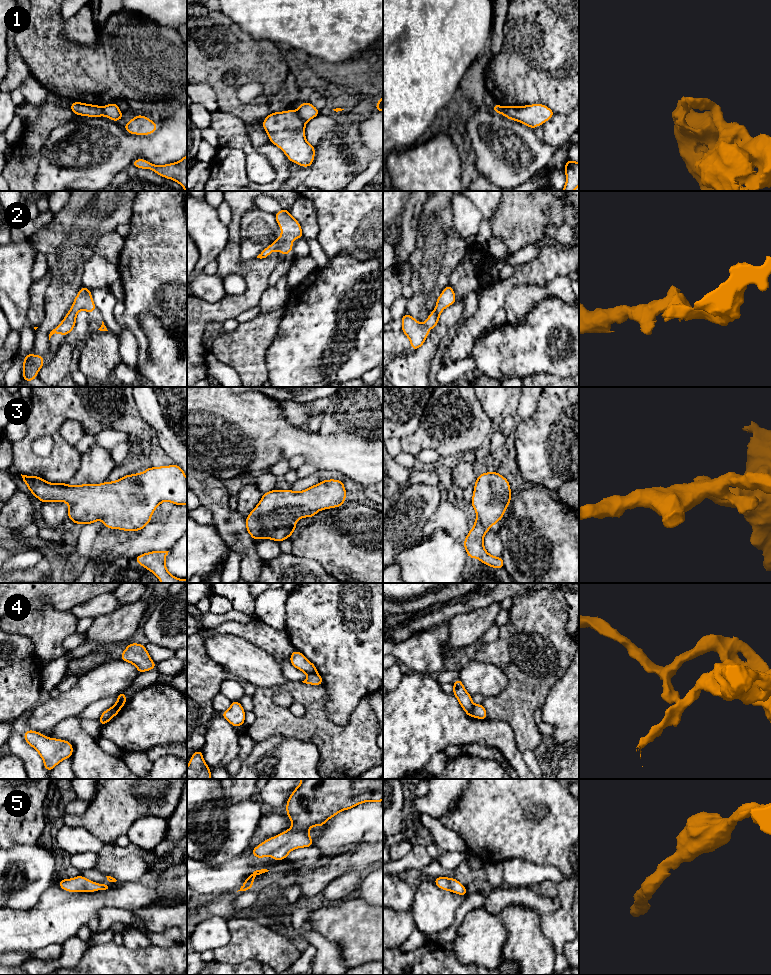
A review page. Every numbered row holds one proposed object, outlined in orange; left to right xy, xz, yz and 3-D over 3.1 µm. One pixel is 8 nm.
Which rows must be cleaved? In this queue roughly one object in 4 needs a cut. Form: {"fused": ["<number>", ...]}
{"fused": ["1", "4"]}

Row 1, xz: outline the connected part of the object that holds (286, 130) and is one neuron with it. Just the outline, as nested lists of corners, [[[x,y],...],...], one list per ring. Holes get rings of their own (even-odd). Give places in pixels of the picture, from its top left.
[[[295,110],[270,113],[262,122],[269,141],[279,147],[287,158],[302,167],[314,161],[315,147],[305,139],[306,122]]]

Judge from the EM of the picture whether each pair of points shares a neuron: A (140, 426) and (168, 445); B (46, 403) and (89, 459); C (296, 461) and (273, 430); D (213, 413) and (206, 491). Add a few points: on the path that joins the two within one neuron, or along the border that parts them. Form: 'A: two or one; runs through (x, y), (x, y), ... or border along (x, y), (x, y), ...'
A: two; border along (141, 416), (151, 426), (155, 437)
B: two; border along (82, 454), (80, 468), (73, 476)
C: two; border along (288, 460), (294, 456), (302, 456), (309, 463)
D: two; border along (197, 470), (209, 473), (220, 481)

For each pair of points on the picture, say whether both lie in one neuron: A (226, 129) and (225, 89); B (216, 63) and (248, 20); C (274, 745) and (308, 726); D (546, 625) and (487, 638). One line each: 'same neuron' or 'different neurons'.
A: different neurons
B: different neurons
C: different neurons
D: different neurons

